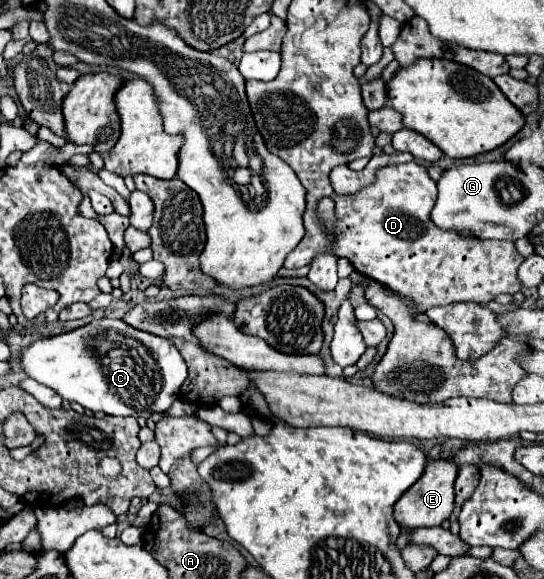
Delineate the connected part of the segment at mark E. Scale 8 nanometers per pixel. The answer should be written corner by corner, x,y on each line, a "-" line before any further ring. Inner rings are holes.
435,459
429,461
423,475
419,477
419,483
411,487
411,491
405,491
401,499
395,503
395,521
401,523
401,527
435,527
441,525
453,511
453,481
457,477
457,465
449,459

